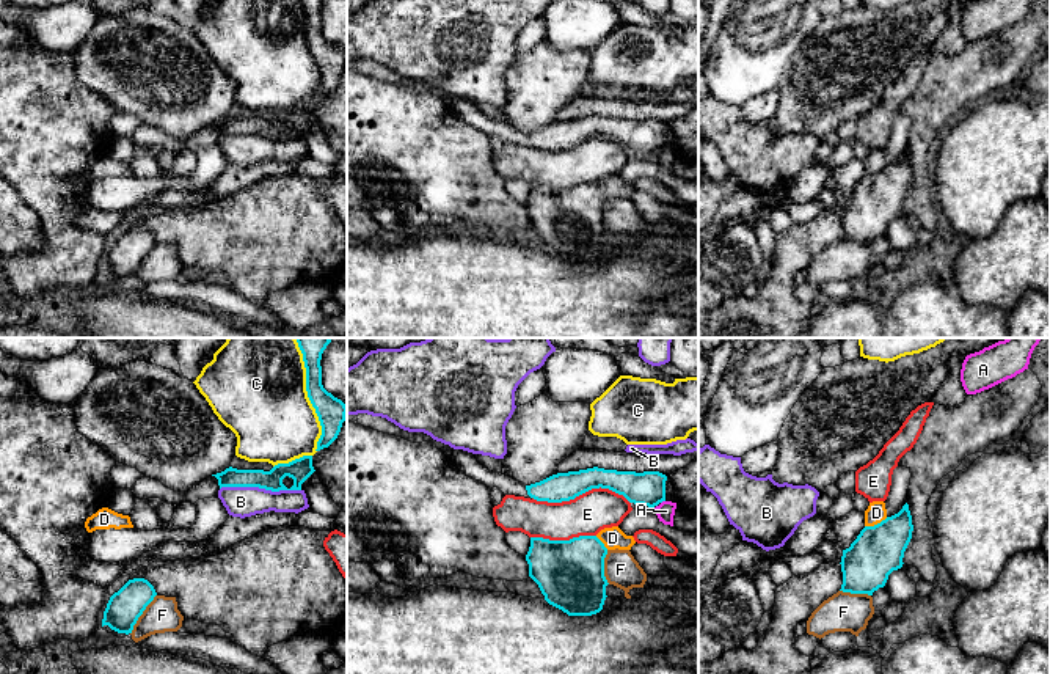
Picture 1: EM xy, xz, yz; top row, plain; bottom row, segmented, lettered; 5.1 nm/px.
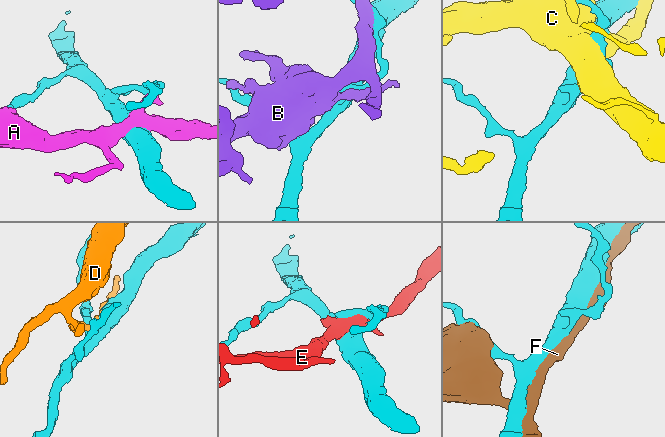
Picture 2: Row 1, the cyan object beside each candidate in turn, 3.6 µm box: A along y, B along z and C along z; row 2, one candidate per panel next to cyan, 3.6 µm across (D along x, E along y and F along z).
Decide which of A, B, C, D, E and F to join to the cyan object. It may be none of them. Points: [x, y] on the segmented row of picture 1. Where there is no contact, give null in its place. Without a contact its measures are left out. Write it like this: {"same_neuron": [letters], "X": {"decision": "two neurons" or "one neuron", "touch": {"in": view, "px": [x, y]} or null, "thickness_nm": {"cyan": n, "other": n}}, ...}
{"same_neuron": [], "A": {"decision": "two neurons", "touch": {"in": "xz", "px": [663, 500]}, "thickness_nm": {"cyan": 170, "other": 90}}, "B": {"decision": "two neurons", "touch": {"in": "xy", "px": [261, 487]}, "thickness_nm": {"cyan": 110, "other": 160}}, "C": {"decision": "two neurons", "touch": {"in": "xy", "px": [308, 395]}, "thickness_nm": {"cyan": 140, "other": 480}}, "D": {"decision": "two neurons", "touch": {"in": "yz", "px": [878, 523]}, "thickness_nm": {"cyan": 260, "other": 100}}, "E": {"decision": "two neurons", "touch": {"in": "xz", "px": [581, 494]}, "thickness_nm": {"cyan": 150, "other": 220}}, "F": {"decision": "two neurons", "touch": {"in": "xy", "px": [142, 613]}, "thickness_nm": {"cyan": 180, "other": 170}}}

